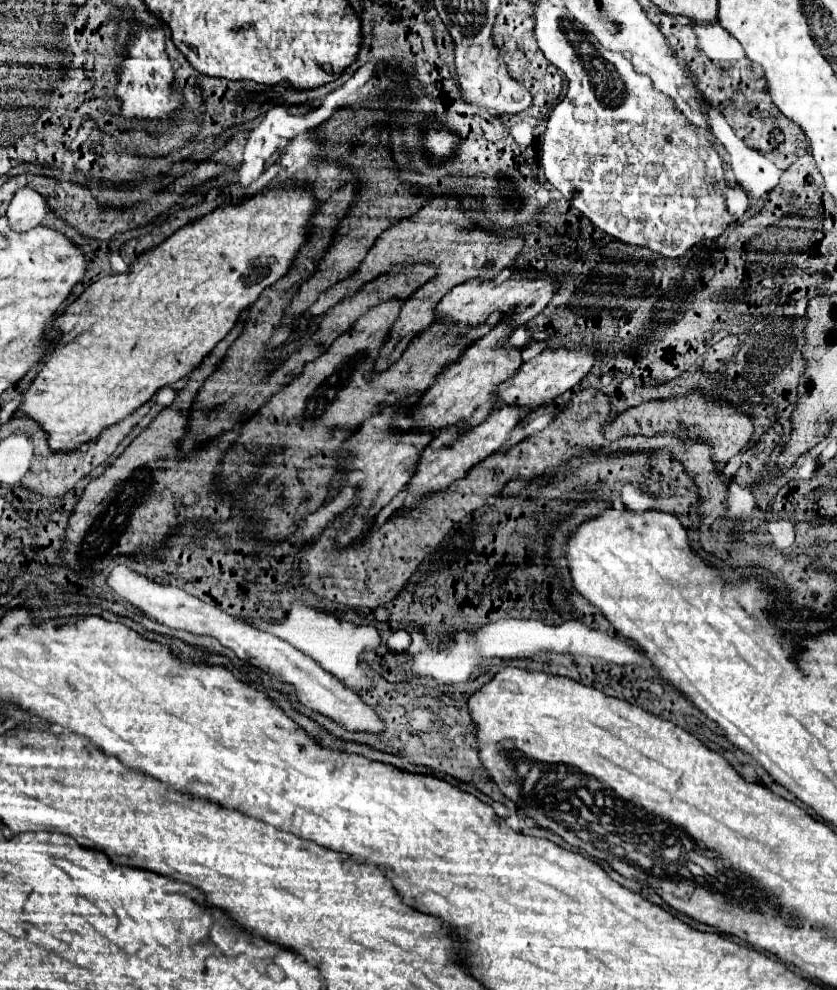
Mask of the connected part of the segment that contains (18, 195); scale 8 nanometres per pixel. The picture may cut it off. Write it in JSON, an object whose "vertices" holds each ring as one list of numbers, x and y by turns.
{"vertices":[[23,186,15,192,7,210,7,218,13,224,13,228,23,232,41,224,47,212,49,212,49,204,45,196,31,186]]}

